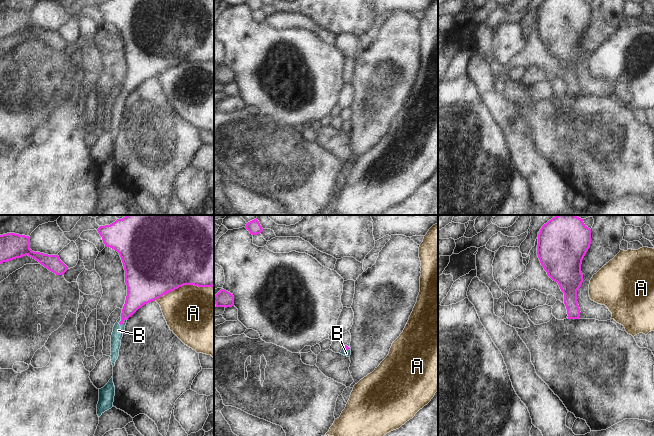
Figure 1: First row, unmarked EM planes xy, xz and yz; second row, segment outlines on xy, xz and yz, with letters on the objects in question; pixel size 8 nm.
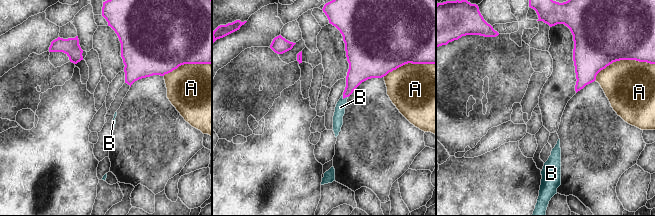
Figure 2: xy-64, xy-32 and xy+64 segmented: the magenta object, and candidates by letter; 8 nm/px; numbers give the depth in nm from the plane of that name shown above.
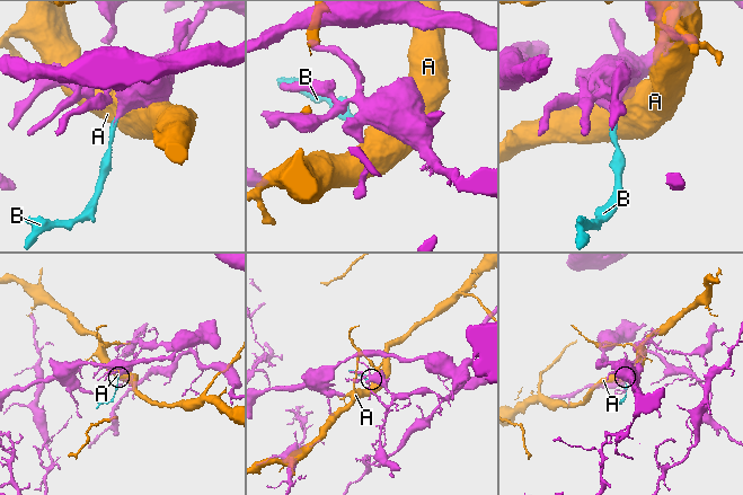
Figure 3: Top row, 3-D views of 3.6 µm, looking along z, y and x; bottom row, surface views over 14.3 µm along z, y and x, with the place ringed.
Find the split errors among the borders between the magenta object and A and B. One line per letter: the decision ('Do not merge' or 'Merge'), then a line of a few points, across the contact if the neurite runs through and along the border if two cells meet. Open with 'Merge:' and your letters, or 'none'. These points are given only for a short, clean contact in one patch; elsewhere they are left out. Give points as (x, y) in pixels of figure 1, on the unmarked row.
Merge: B
A: Do not merge
B: Merge. Line: xy (137, 71), (120, 97), (118, 106)

